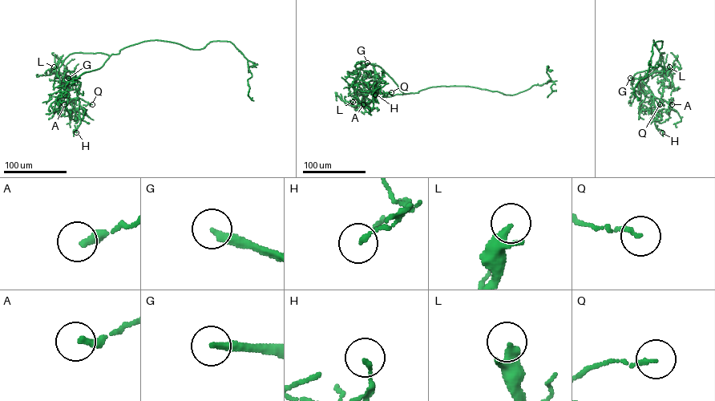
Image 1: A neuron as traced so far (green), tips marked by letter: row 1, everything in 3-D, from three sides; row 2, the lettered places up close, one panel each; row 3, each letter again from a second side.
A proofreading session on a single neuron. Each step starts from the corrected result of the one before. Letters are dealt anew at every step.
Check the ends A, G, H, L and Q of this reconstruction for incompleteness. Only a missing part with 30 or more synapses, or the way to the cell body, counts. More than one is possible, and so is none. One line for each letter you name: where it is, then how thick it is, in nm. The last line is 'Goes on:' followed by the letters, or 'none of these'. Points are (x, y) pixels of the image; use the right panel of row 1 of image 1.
G: Place: (630, 78). Thickness 320 nm
Goes on: G

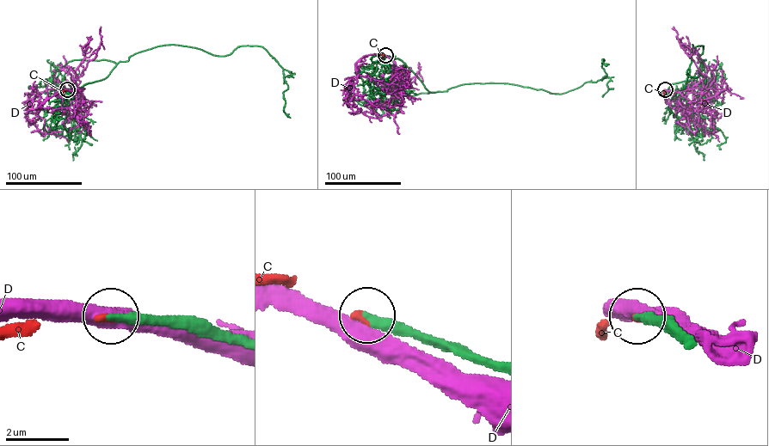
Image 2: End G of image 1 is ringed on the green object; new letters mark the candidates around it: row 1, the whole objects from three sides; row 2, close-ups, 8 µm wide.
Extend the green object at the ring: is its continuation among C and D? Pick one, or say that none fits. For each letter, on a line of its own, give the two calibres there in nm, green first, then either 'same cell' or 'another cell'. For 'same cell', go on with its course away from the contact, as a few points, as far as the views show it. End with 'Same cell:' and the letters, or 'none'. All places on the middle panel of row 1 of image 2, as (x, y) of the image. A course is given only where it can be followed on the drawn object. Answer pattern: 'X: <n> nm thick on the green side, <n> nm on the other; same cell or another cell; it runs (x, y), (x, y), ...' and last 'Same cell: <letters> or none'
C: 340 nm thick on the green side, 190 nm on the other; same cell
D: 400 nm thick on the green side, 550 nm on the other; another cell
Same cell: C

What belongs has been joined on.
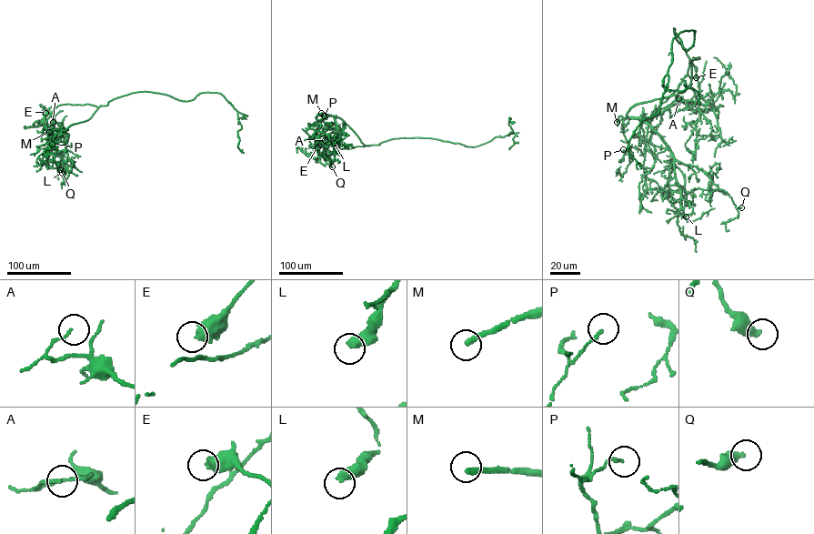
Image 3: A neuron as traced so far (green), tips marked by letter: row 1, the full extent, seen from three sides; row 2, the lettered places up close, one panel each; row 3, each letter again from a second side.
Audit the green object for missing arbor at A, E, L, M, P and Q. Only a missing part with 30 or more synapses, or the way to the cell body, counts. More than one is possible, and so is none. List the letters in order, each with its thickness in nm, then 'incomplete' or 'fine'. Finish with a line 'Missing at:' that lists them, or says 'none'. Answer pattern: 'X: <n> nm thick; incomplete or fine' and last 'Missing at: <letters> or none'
A: 110 nm thick; fine
E: 550 nm thick; fine
L: 460 nm thick; fine
M: 280 nm thick; incomplete
P: 160 nm thick; fine
Q: 440 nm thick; fine
Missing at: M

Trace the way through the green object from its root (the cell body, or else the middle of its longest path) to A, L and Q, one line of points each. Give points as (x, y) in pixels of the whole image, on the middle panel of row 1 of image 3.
A: (394, 138), (379, 145), (365, 146), (344, 121), (336, 117), (336, 133), (328, 142), (325, 140)
L: (394, 138), (379, 145), (365, 146), (344, 121), (336, 117), (339, 141), (334, 143)
Q: (394, 138), (379, 145), (365, 146), (341, 119), (335, 117), (339, 131), (333, 149), (332, 166)

